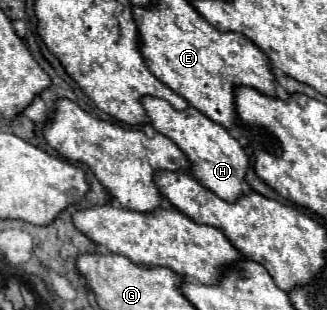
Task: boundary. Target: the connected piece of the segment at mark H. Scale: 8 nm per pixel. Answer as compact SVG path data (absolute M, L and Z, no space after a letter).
M153 96L143 98L143 106L147 110L147 116L153 128L161 132L163 136L171 138L185 152L185 156L193 164L191 168L193 176L201 180L205 188L209 188L211 192L215 192L219 198L227 202L239 200L243 196L243 182L249 168L249 156L223 126L211 122L193 106L187 106L183 112L177 112L169 102L161 98L153 98Z

